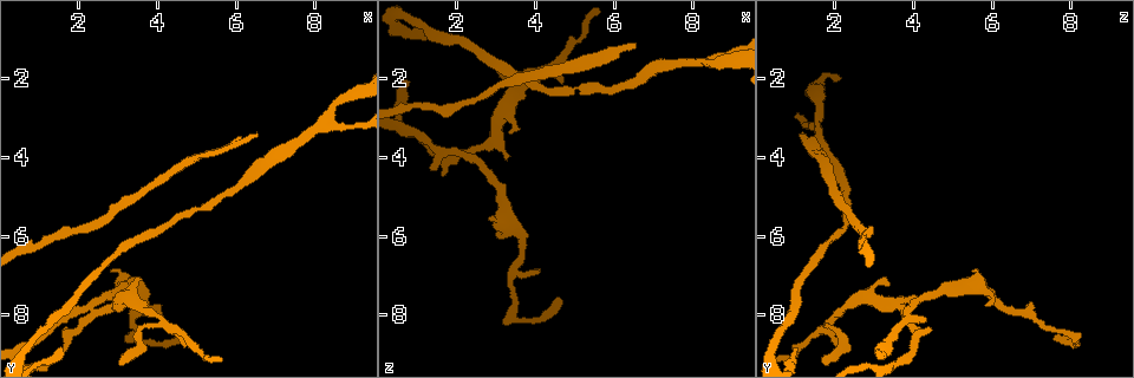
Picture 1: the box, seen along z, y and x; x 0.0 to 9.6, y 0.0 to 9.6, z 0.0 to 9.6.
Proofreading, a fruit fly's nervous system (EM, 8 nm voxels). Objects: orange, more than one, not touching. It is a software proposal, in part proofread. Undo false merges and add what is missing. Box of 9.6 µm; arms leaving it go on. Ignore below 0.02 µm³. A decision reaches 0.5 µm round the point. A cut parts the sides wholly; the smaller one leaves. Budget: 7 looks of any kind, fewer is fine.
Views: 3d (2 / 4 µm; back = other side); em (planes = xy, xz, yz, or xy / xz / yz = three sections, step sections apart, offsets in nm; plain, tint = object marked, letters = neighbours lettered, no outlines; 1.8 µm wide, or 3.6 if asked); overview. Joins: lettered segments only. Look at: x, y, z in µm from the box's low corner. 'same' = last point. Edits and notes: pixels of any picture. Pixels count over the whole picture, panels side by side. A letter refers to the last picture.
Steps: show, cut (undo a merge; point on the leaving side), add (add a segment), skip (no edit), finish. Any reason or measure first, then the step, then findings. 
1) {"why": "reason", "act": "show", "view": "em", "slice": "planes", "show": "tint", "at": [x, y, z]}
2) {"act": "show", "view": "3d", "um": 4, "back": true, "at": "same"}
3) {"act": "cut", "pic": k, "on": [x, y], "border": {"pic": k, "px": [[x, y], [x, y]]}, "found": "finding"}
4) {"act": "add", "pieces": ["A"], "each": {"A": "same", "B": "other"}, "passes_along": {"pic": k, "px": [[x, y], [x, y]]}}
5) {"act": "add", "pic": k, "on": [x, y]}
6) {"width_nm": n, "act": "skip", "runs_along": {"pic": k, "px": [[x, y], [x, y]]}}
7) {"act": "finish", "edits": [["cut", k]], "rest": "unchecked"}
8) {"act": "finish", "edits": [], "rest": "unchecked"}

{"why": "arms run side by side", "act": "show", "view": "em", "slice": "planes", "show": "letters", "at": [2.45, 7.75, 4.00]}

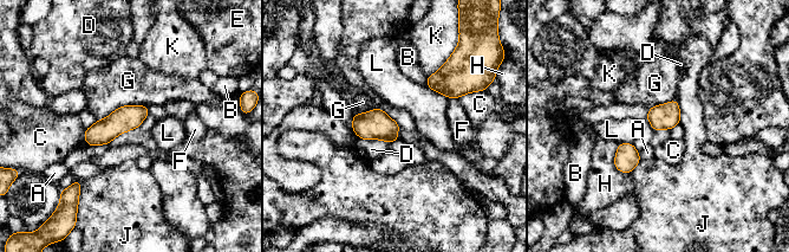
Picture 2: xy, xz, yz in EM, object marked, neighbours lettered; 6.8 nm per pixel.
{"act": "skip", "each": {"A": "other", "B": "other", "C": "other", "D": "other", "E": "other", "F": "other", "G": "other", "H": "other", "J": "other", "K": "other", "L": "other"}, "border": {"pic": 2, "px": [[359, 137], [383, 139], [389, 143]]}, "found": "continuous, no second neuron"}

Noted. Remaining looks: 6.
{"why": "free end", "act": "show", "view": "em", "slice": "planes", "show": "plain", "at": [4.55, 8.50, 7.60]}

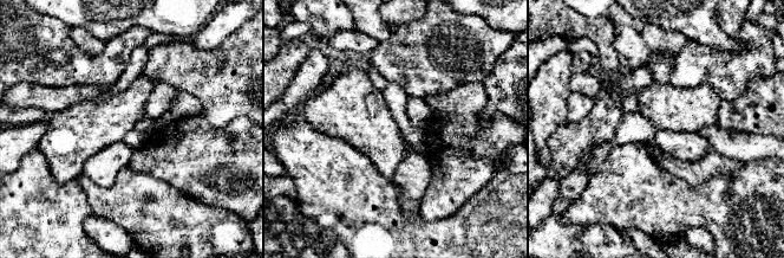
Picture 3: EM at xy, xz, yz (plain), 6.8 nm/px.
{"act": "show", "view": "em", "slice": "planes", "show": "letters", "at": "same"}

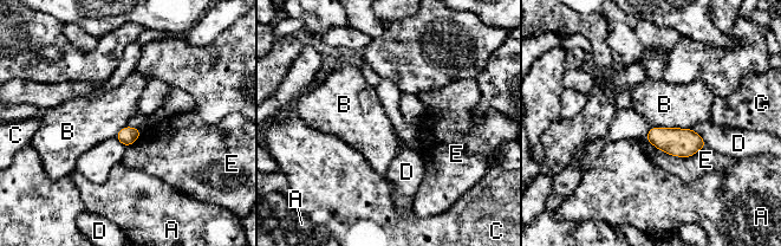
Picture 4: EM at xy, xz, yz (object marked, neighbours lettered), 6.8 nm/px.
{"act": "skip", "each": {"A": "other", "B": "other", "C": "other", "D": "other", "E": "other"}, "found": "none of them fits"}

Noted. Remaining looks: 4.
{"act": "show", "view": "em", "um": 3.6, "slice": "xy", "step": 8, "show": "letters", "at": [1.60, 8.85, 1.00]}

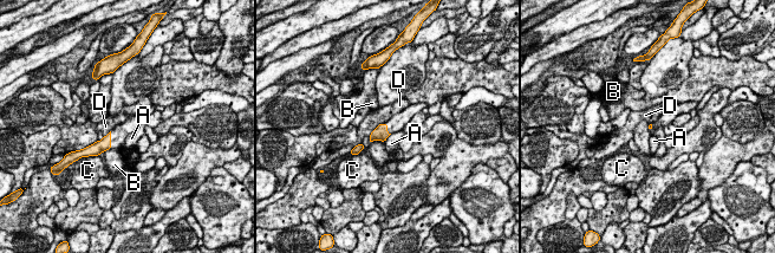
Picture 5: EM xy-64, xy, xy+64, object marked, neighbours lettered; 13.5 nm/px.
{"why": "another direction", "act": "show", "view": "em", "um": 3.6, "slice": "planes", "show": "letters", "at": "same"}

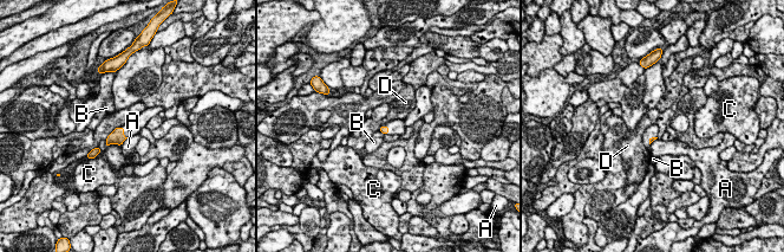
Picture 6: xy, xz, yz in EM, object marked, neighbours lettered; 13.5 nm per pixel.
{"act": "skip", "each": {"A": "other", "B": "other", "C": "other", "D": "other"}, "border": {"pic": 6, "px": [[118, 127], [106, 139]]}, "found": "no lettered segment goes on from it"}

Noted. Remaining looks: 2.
{"act": "finish", "edits": [], "rest": "unchecked"}

